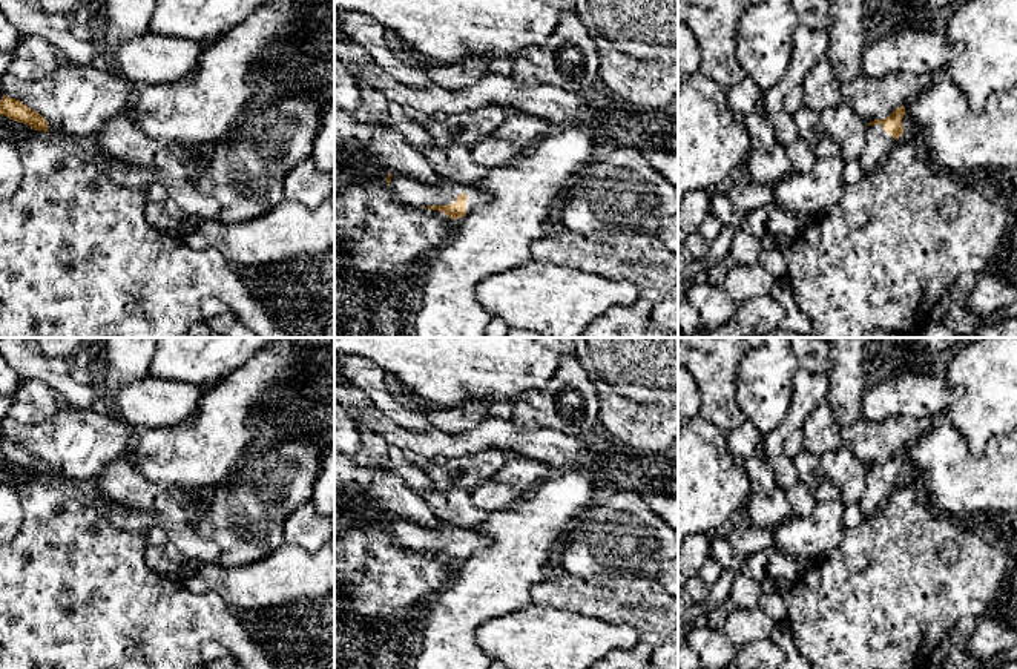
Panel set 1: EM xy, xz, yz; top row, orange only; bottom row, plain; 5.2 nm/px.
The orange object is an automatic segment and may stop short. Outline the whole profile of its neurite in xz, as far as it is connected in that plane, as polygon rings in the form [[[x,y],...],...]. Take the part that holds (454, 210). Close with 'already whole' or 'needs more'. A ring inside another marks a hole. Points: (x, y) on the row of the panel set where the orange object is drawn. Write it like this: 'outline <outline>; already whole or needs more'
outline [[[388,173],[387,183],[399,201],[443,212],[451,219],[466,216],[491,201],[489,195],[474,184],[463,186],[445,178],[440,183],[426,184],[403,175]]]; needs more

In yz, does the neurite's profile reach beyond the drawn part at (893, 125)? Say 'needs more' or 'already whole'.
needs more

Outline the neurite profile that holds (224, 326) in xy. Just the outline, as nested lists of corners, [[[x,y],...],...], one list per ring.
[[[232,311],[206,318],[204,325],[218,338],[258,338]]]

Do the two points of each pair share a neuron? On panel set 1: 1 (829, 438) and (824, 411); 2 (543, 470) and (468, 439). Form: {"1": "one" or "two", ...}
{"1": "one", "2": "two"}

